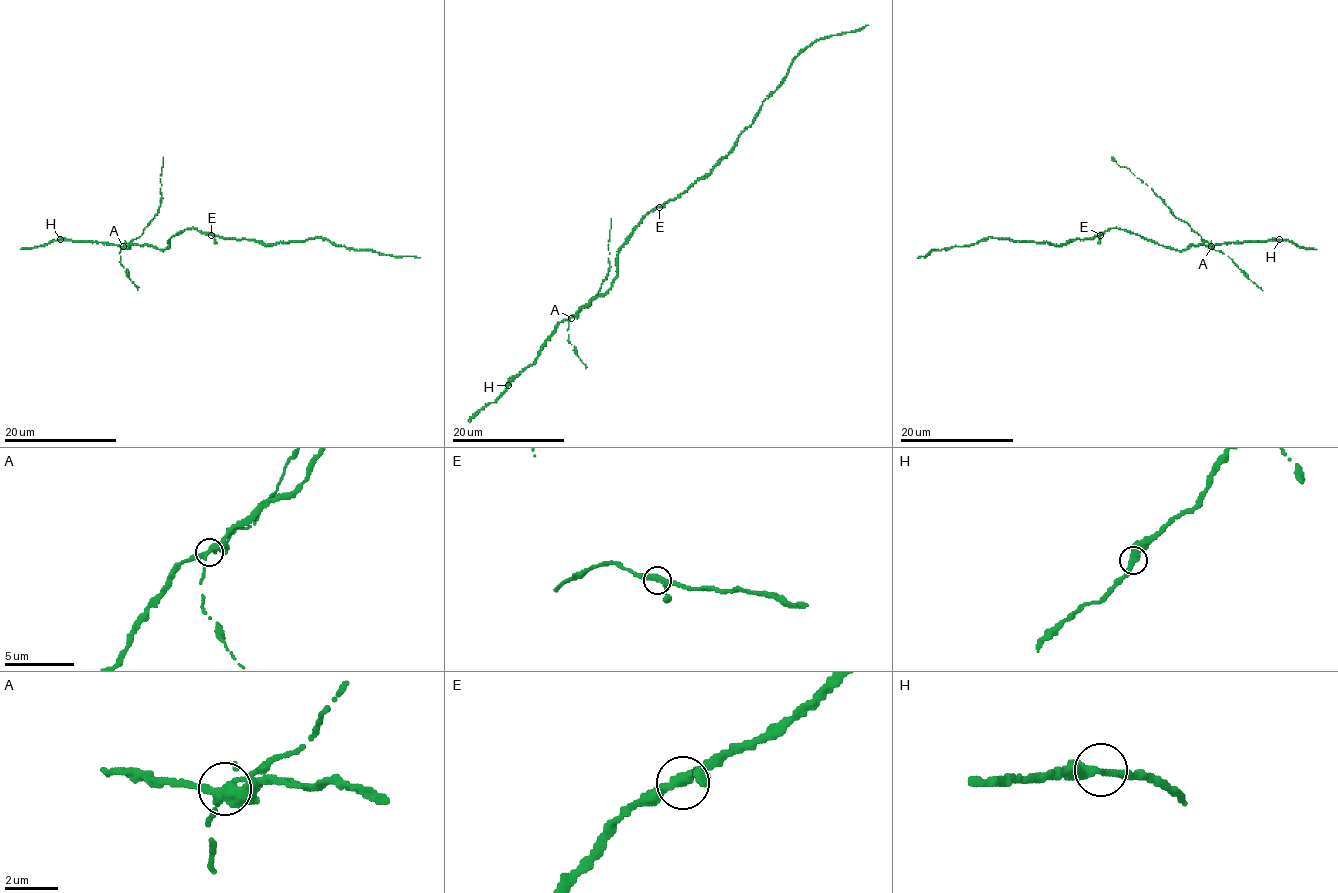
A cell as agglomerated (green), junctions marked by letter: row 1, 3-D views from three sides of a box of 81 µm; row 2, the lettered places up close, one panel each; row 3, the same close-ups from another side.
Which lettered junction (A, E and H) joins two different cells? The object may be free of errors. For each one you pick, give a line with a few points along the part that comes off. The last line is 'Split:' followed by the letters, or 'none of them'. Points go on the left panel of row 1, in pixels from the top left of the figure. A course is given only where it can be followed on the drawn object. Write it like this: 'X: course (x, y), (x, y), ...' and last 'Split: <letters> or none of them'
A: course (123, 246), (142, 235), (157, 214), (161, 198), (163, 157)
Split: A

